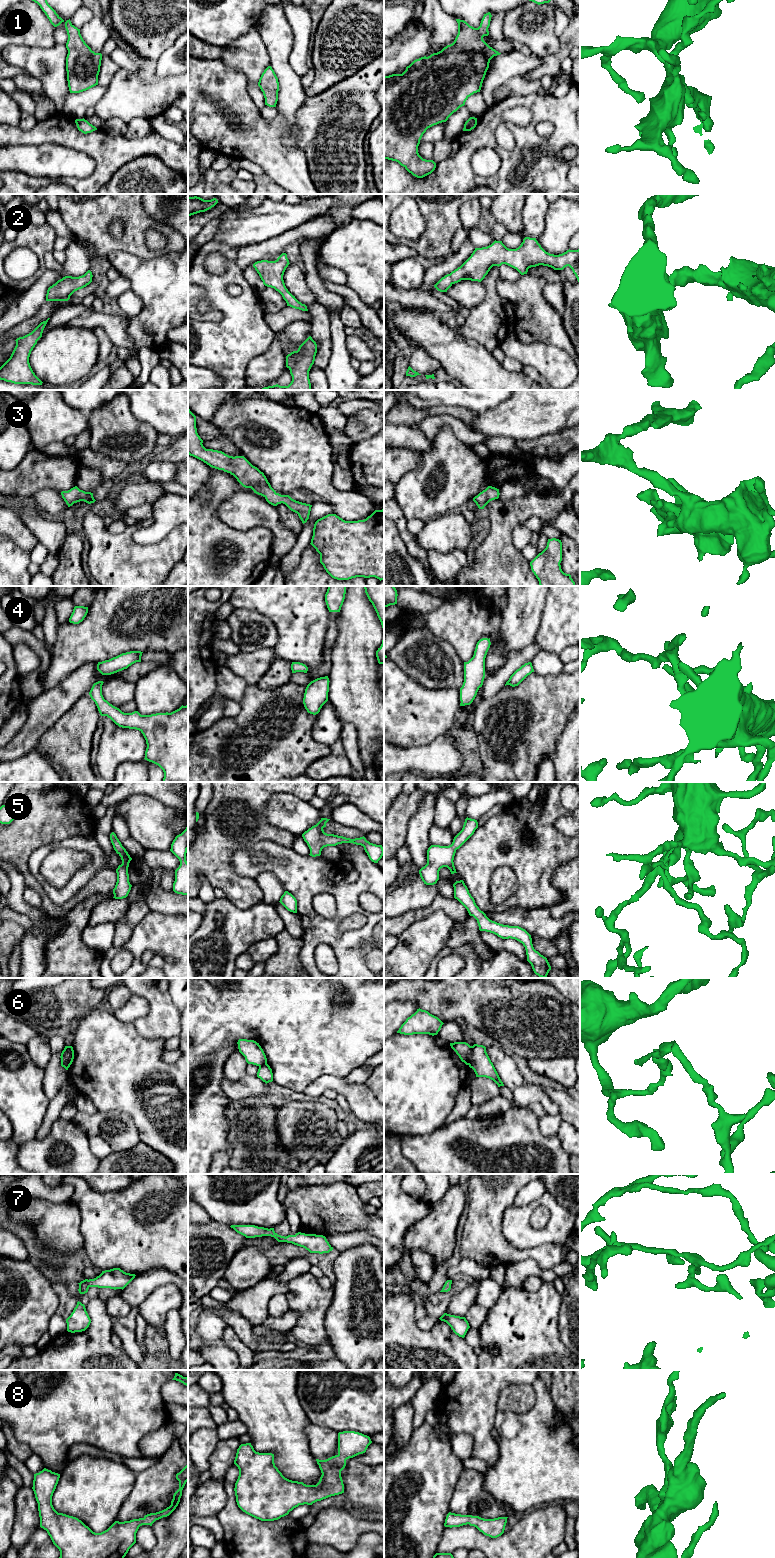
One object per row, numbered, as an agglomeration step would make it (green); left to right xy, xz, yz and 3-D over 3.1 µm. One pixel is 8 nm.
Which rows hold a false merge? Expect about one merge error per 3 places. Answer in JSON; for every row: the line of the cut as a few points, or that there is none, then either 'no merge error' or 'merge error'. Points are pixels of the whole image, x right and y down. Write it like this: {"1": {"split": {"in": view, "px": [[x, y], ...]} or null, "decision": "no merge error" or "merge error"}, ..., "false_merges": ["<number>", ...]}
{"1": {"split": null, "decision": "no merge error"}, "2": {"split": null, "decision": "no merge error"}, "3": {"split": null, "decision": "no merge error"}, "4": {"split": null, "decision": "no merge error"}, "5": {"split": null, "decision": "no merge error"}, "6": {"split": {"in": "yz", "px": [[472, 1046], [470, 1060], [467, 1064]]}, "decision": "merge error"}, "7": {"split": null, "decision": "no merge error"}, "8": {"split": null, "decision": "no merge error"}, "false_merges": ["6"]}

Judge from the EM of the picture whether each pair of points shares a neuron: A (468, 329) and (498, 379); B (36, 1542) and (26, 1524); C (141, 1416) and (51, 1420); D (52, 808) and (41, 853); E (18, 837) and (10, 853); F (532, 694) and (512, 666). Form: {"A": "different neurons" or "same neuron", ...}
{"A": "different neurons", "B": "different neurons", "C": "same neuron", "D": "different neurons", "E": "same neuron", "F": "different neurons"}

